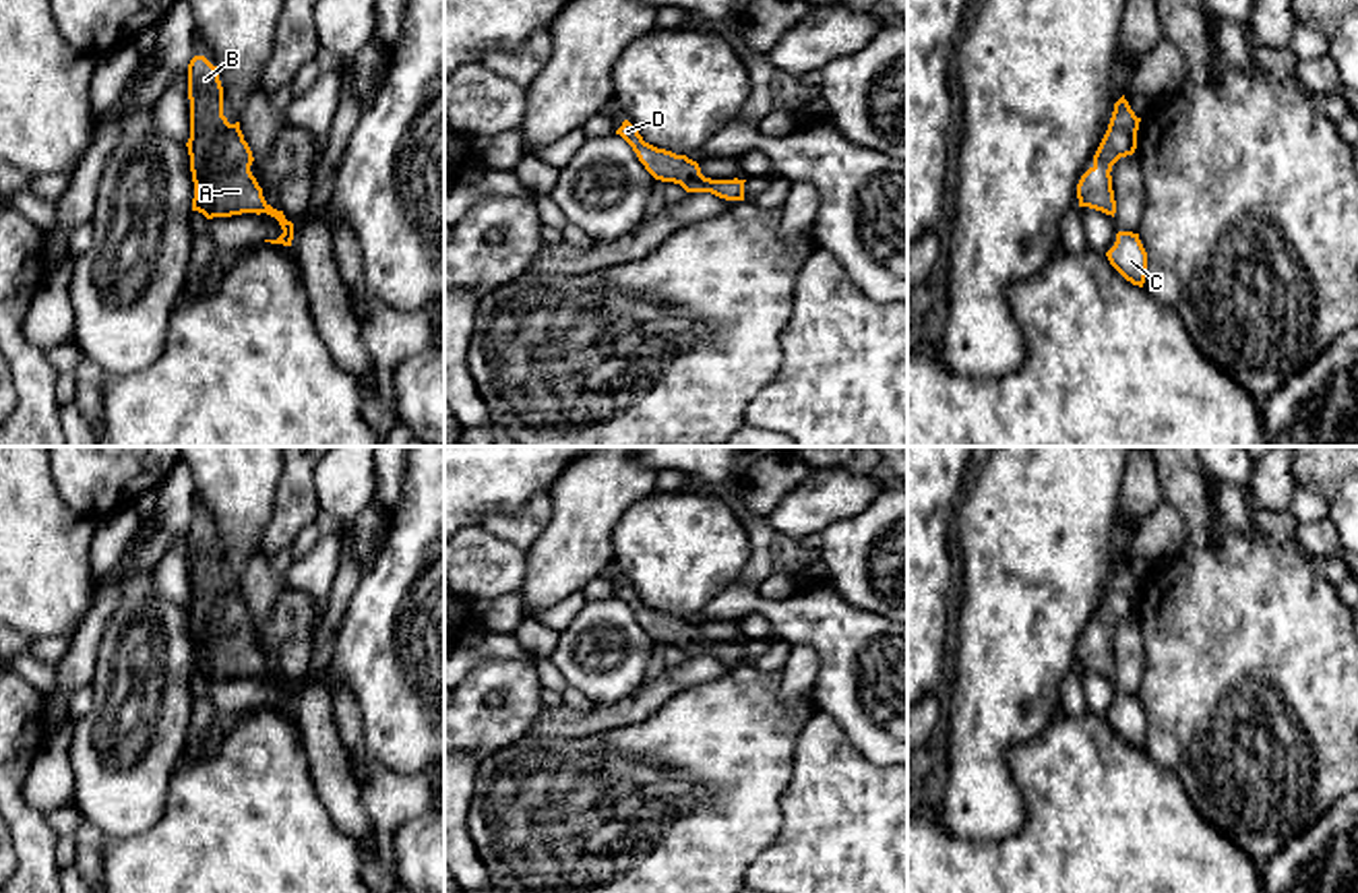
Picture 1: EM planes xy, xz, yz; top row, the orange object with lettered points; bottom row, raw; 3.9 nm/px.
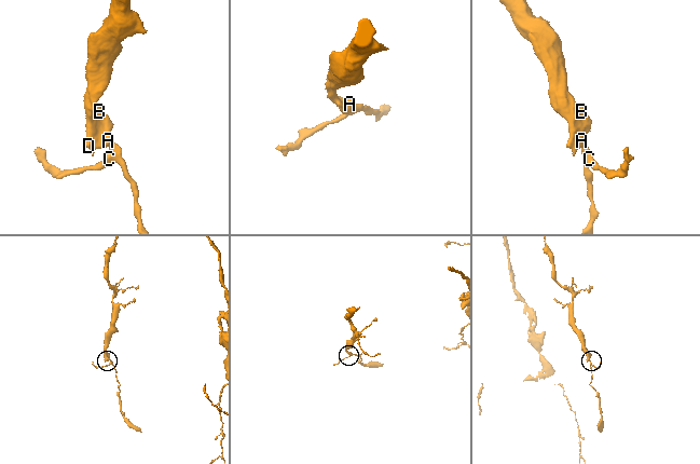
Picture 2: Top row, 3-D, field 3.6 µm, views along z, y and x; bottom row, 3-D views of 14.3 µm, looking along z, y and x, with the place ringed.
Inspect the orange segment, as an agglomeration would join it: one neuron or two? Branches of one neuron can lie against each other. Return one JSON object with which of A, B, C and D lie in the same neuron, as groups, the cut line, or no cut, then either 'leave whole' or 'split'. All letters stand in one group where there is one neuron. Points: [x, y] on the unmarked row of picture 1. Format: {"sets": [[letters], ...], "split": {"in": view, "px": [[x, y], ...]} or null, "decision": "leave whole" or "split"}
{"sets": [["A", "B", "C", "D"]], "split": null, "decision": "leave whole"}

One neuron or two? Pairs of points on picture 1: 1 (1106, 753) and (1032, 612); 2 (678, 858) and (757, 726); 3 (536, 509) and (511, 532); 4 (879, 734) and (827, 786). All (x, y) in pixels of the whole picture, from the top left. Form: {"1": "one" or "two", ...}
{"1": "two", "2": "one", "3": "one", "4": "two"}

